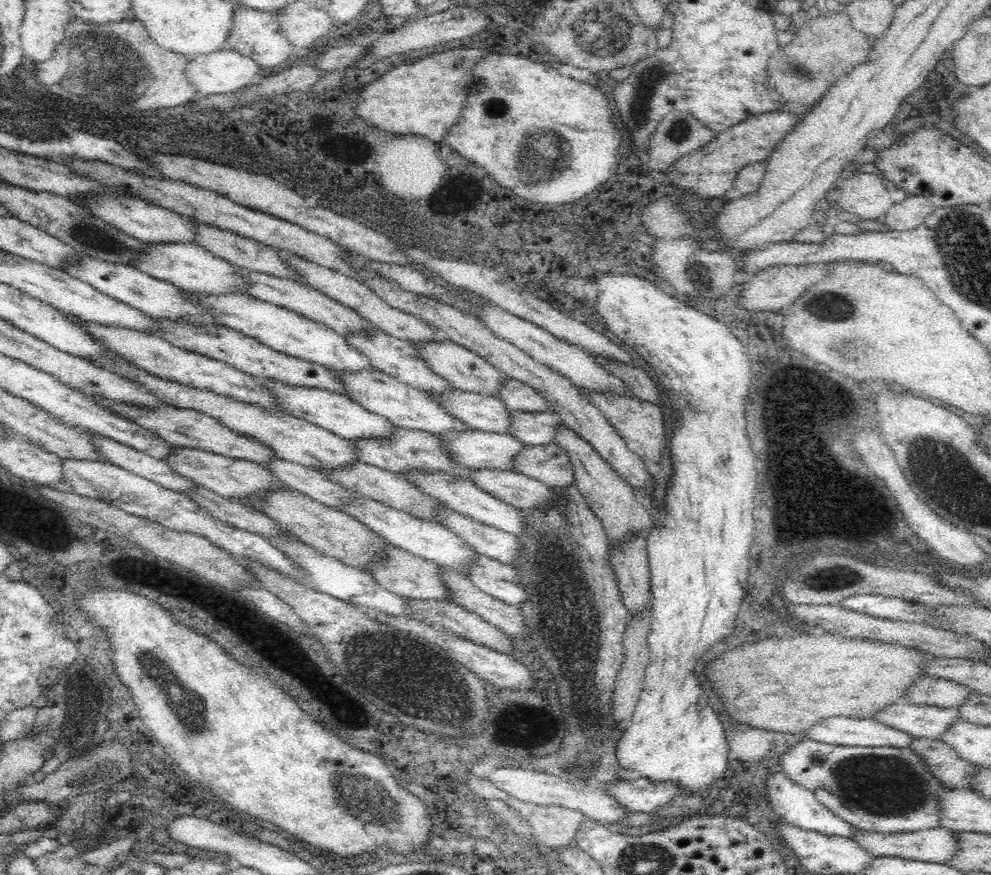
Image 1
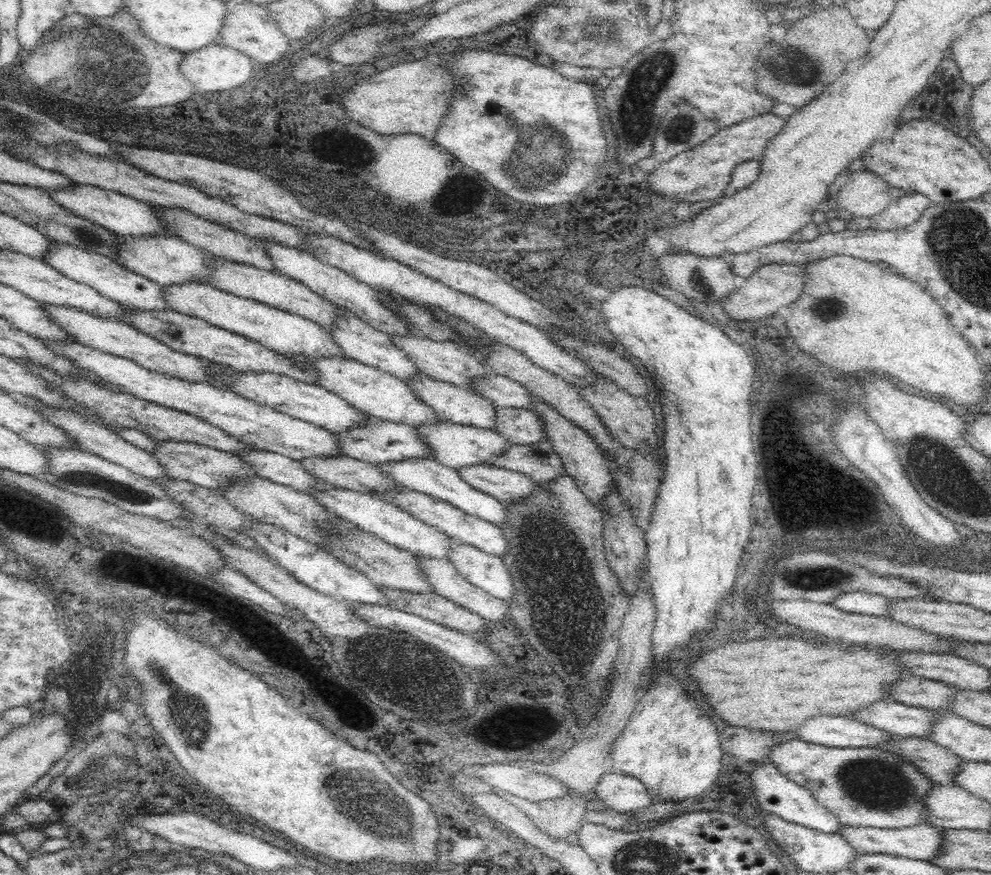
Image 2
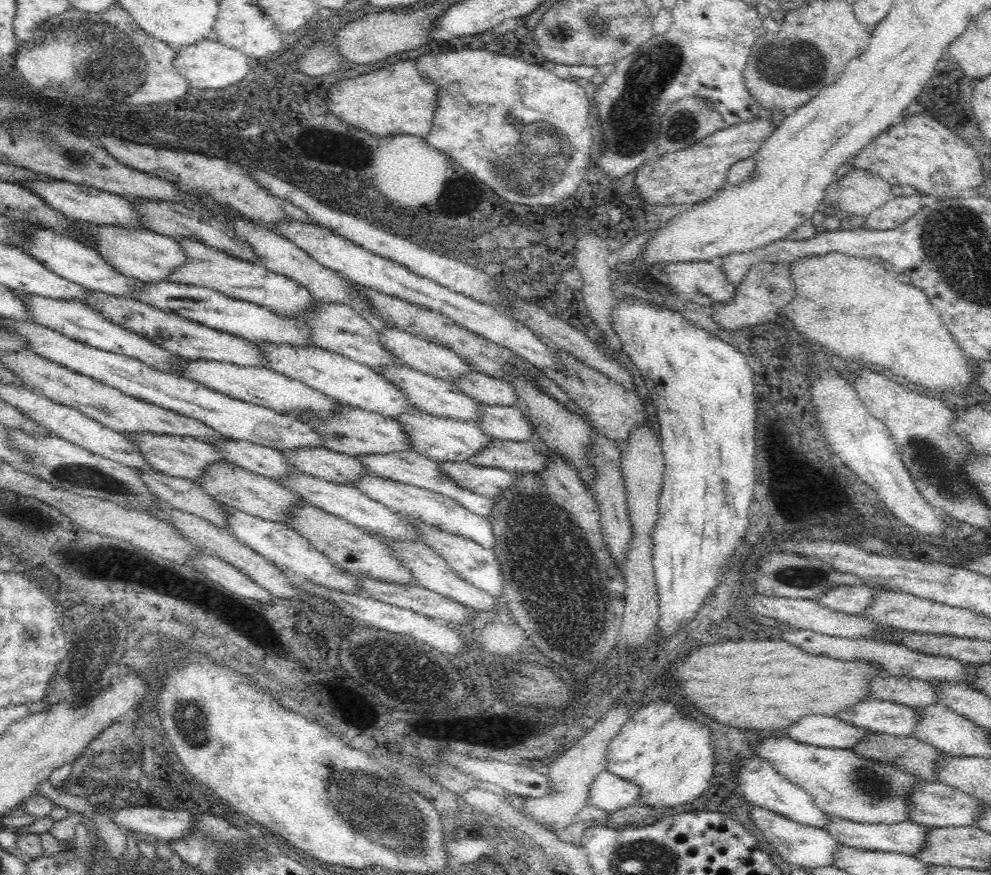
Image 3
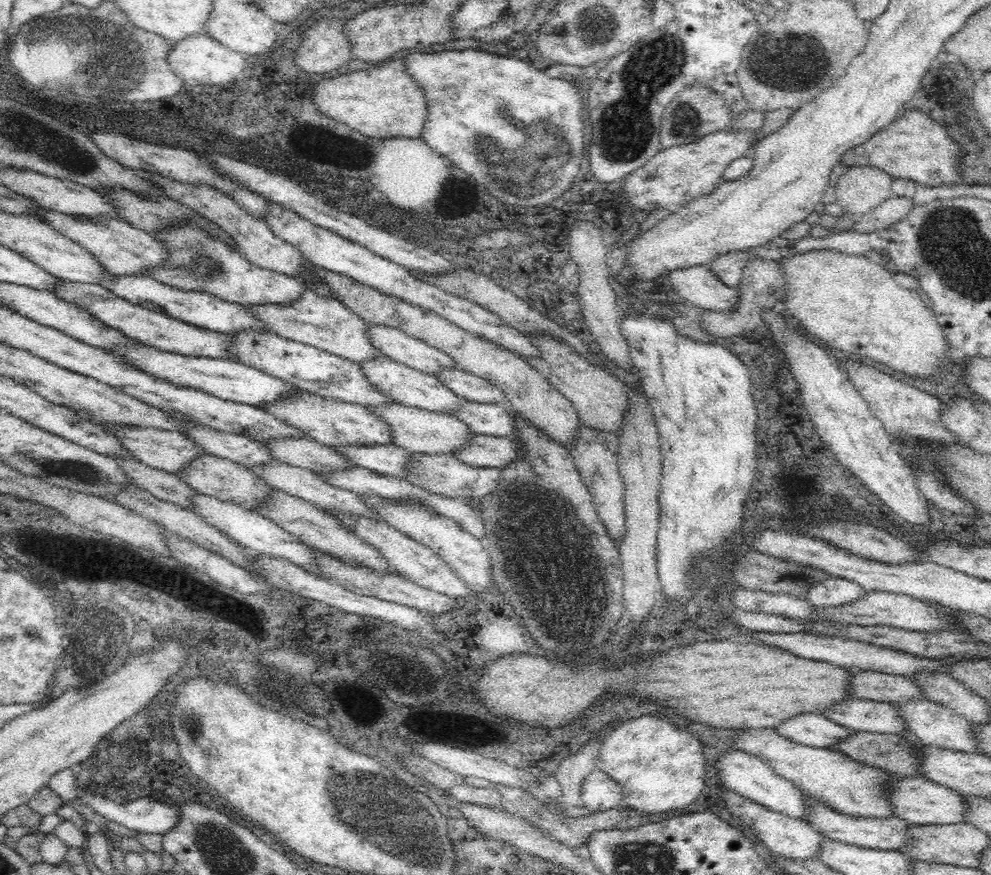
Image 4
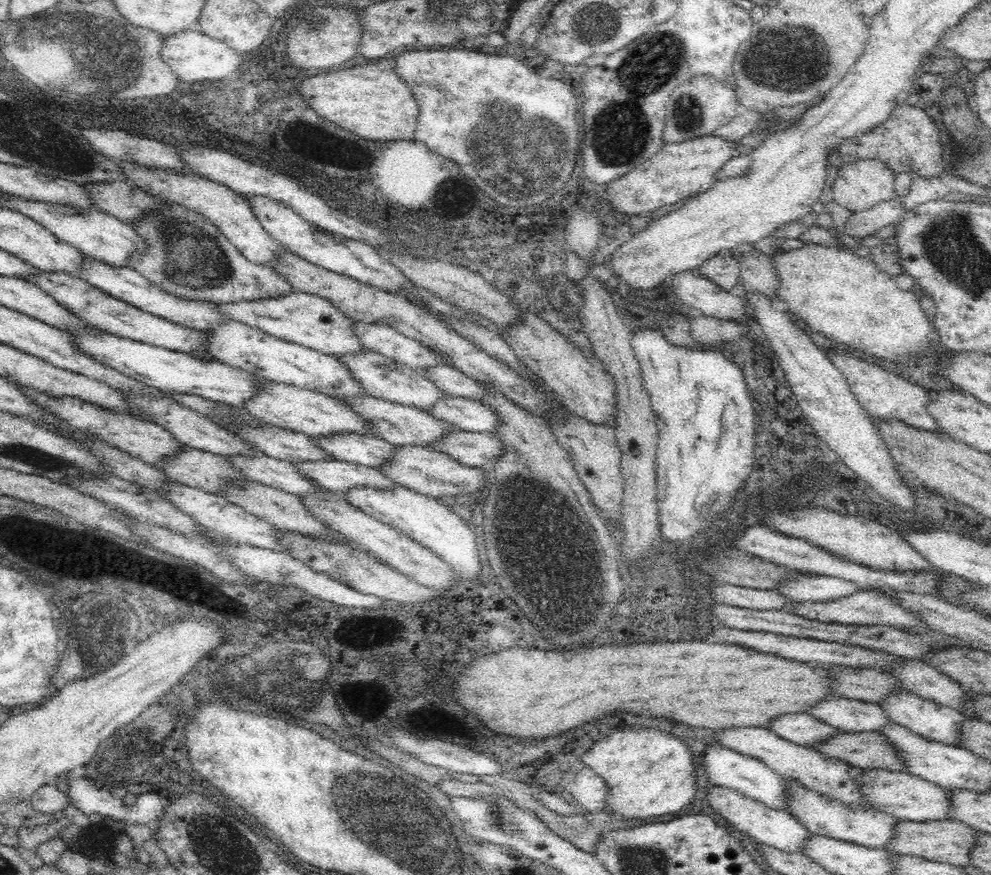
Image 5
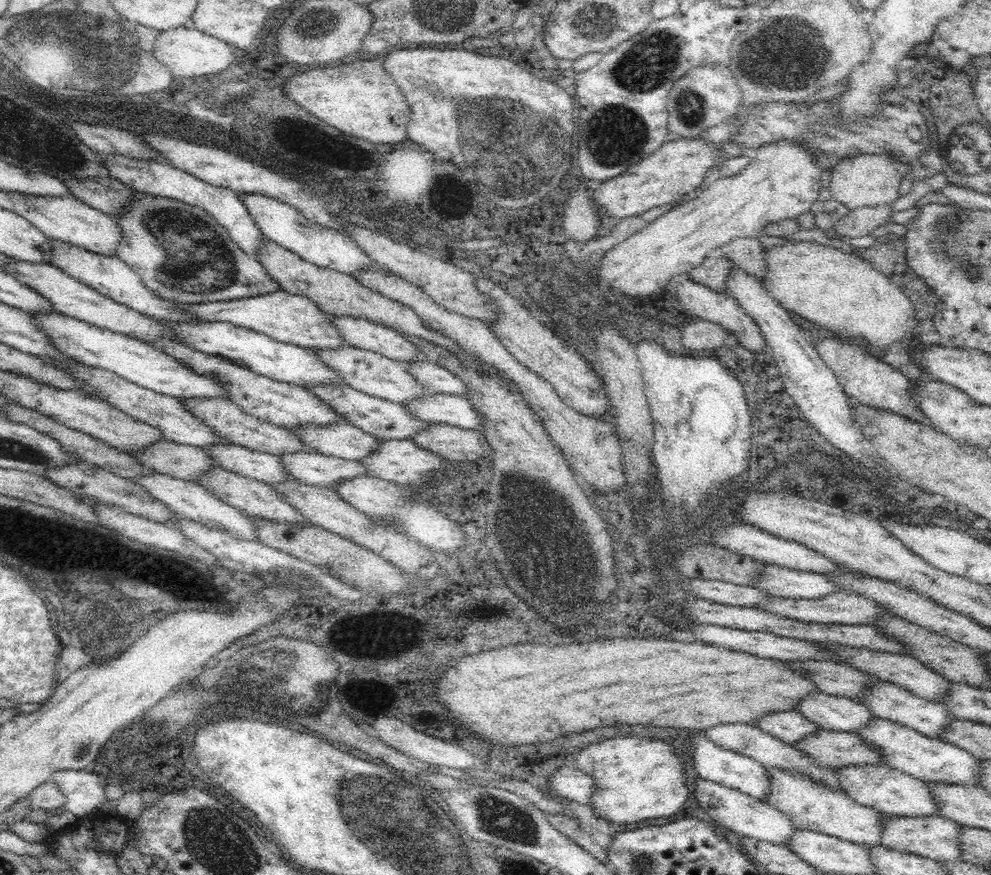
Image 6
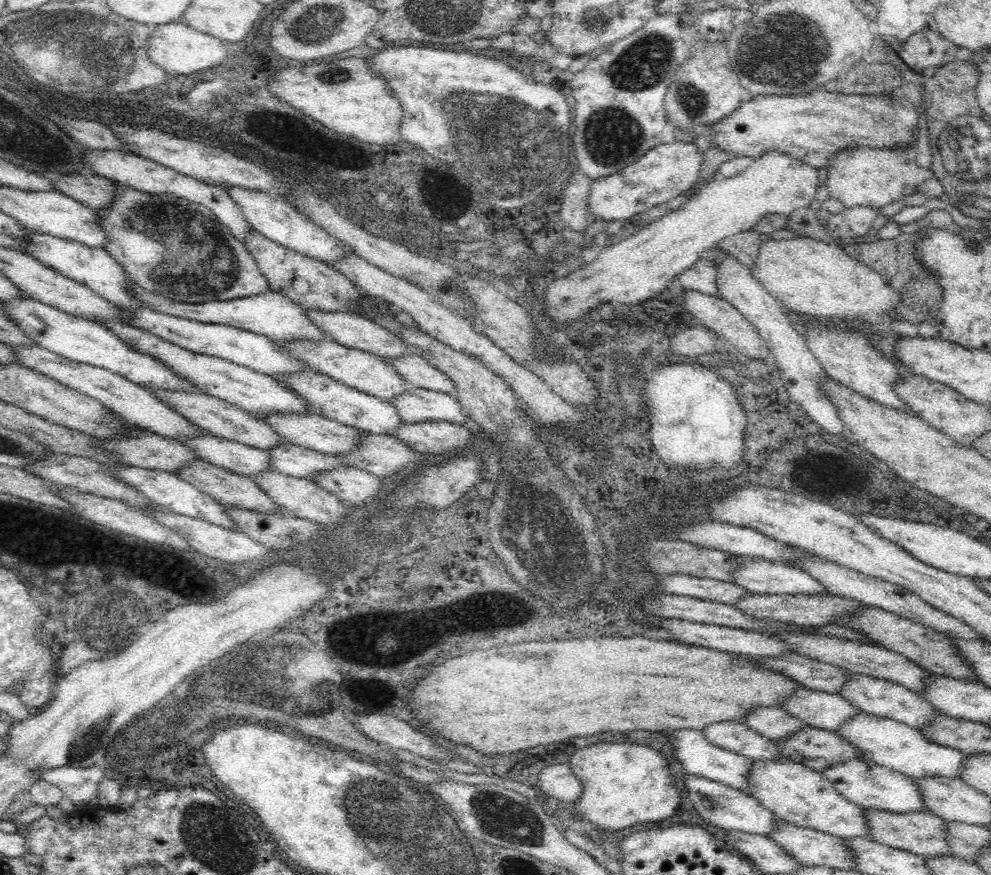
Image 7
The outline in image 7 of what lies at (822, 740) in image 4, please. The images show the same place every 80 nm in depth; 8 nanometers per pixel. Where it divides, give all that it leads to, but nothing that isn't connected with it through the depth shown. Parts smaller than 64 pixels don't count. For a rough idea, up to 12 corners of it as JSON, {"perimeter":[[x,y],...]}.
{"perimeter":[[778,705],[742,722],[776,742],[809,727]]}

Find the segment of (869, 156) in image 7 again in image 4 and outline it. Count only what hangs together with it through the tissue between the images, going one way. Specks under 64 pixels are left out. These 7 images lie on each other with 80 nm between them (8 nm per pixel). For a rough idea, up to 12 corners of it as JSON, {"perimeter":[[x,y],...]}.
{"perimeter":[[846,167],[834,186],[836,204],[866,214],[894,196],[888,174]]}

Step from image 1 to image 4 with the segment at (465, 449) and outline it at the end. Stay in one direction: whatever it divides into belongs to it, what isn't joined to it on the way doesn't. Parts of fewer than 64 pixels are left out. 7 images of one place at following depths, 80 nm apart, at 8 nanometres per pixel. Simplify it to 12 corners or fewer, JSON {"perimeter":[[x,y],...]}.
{"perimeter":[[369,409],[411,453],[455,456],[476,436],[446,413]]}

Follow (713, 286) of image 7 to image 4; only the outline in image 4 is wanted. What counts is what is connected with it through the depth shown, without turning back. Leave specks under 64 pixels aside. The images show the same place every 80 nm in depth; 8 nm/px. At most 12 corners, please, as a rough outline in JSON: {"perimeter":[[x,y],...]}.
{"perimeter":[[752,249],[722,254],[709,268],[738,288]]}

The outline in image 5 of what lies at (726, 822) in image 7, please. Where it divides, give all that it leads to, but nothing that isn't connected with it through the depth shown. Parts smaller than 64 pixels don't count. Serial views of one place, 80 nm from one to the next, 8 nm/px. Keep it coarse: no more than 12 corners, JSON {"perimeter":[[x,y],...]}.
{"perimeter":[[723,786],[708,804],[740,835],[803,853],[812,834],[789,812]]}

